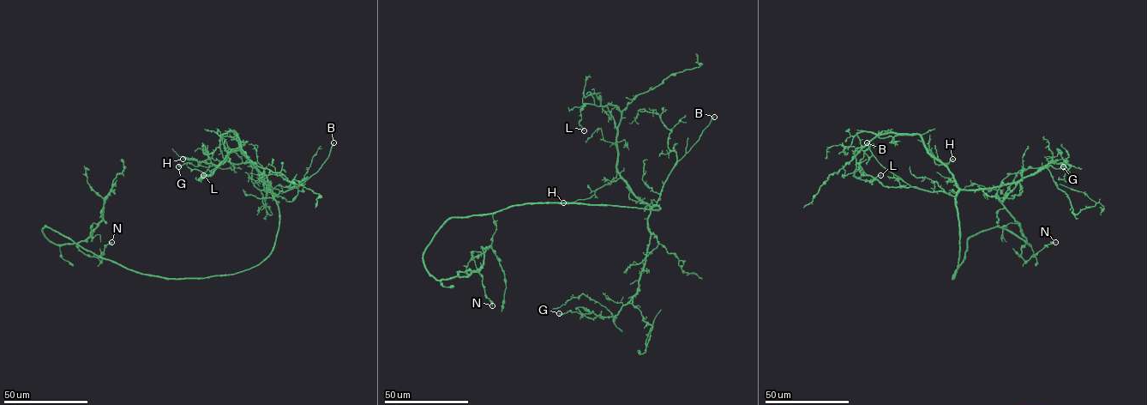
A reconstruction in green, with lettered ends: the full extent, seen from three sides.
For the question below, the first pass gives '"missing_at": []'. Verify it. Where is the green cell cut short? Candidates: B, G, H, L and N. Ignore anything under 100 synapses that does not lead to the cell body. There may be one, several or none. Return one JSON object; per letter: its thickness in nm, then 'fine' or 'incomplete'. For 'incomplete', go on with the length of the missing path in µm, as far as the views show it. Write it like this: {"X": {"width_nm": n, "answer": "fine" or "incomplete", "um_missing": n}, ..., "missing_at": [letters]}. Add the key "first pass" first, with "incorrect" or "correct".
{"first pass": "incorrect", "B": {"width_nm": 200, "answer": "incomplete", "um_missing": 35}, "G": {"width_nm": 180, "answer": "fine"}, "H": {"width_nm": 120, "answer": "fine"}, "L": {"width_nm": 200, "answer": "fine"}, "N": {"width_nm": 130, "answer": "fine"}, "missing_at": ["B"]}

